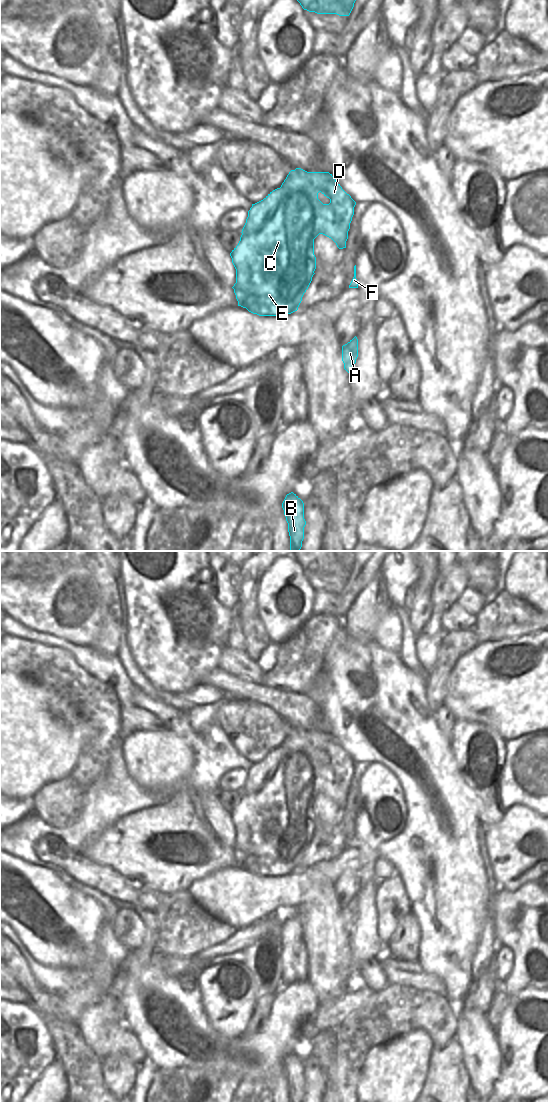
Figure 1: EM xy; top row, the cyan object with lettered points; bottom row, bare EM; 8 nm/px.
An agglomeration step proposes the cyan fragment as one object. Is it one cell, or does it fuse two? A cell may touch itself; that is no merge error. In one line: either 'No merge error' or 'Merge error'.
Merge error

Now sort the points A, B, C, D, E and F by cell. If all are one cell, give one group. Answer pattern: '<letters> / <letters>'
A B F / C D E

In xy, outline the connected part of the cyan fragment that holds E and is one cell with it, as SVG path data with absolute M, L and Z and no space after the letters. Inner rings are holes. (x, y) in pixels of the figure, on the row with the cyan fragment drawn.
M296 168L289 172L280 188L284 191L284 195L274 217L257 234L242 234L238 245L230 253L236 269L236 283L232 288L238 306L246 308L248 297L255 296L263 305L280 307L275 312L271 312L270 316L285 316L298 310L315 274L314 239L319 234L323 234L331 238L339 249L346 248L356 205L329 172L307 172ZM319 192L330 199L329 204L323 204L318 199ZM275 253L286 257L290 269L287 272L283 269L259 272L259 276L269 278L271 281L253 283L252 274L256 272L256 255Z

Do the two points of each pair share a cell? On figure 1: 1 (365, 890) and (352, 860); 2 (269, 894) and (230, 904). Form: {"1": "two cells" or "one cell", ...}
{"1": "two cells", "2": "one cell"}

